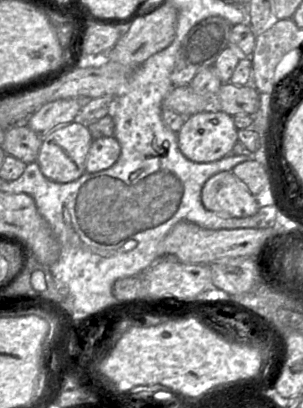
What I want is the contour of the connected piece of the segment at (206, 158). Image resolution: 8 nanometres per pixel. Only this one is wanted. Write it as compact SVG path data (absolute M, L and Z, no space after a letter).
M205 110L185 118L177 142L190 161L214 162L231 154L237 133L232 116L221 110Z

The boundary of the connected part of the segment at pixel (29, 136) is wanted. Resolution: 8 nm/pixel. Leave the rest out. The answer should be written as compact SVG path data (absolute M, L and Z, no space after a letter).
M23 122L5 130L5 140L1 147L6 155L28 164L37 160L42 141L43 137Z

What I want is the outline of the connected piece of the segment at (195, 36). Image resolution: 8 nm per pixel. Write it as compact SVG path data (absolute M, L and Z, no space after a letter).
M213 16L202 20L188 32L171 74L172 88L188 86L198 72L214 65L229 45L232 26L224 18Z

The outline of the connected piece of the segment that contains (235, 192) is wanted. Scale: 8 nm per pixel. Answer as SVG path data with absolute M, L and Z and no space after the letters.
M222 171L210 177L202 187L203 206L212 212L224 212L233 217L255 215L259 205L255 195L242 189L231 171Z

